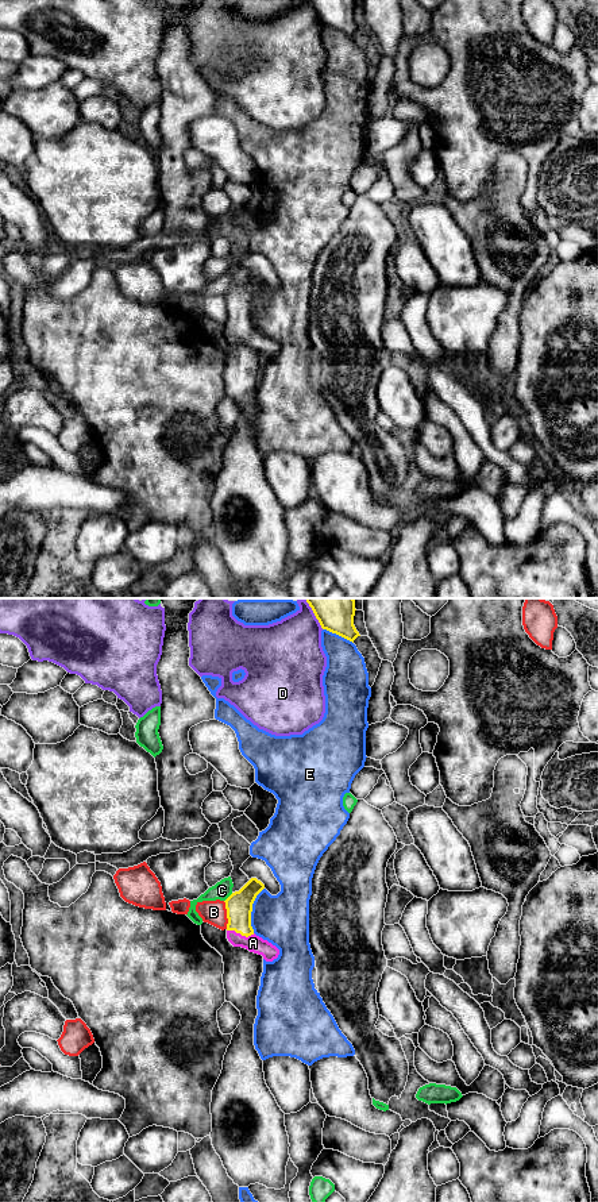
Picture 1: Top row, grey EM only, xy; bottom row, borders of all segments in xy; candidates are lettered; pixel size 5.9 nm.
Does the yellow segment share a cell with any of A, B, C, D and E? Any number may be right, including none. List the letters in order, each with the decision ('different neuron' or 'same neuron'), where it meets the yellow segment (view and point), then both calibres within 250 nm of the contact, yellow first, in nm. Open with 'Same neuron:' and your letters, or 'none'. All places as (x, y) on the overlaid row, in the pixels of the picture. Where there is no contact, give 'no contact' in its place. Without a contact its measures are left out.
Same neuron: A
A: same neuron; meets yellow in xy at (240, 933); 160 nm thick on the yellow side, 100 nm on the other
B: different neuron; meets yellow in xy at (227, 915); 160 nm thick on the yellow side, 140 nm on the other
C: different neuron; meets yellow in xy at (228, 897); 160 nm thick on the yellow side, 110 nm on the other
D: different neuron; meets yellow in xy at (315, 615); 260 nm thick on the yellow side, 360 nm on the other
E: different neuron; meets yellow in xy at (251, 910); 160 nm thick on the yellow side, 300 nm on the other

